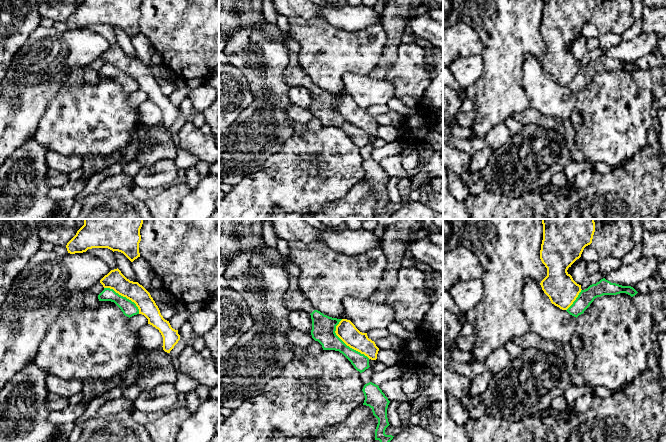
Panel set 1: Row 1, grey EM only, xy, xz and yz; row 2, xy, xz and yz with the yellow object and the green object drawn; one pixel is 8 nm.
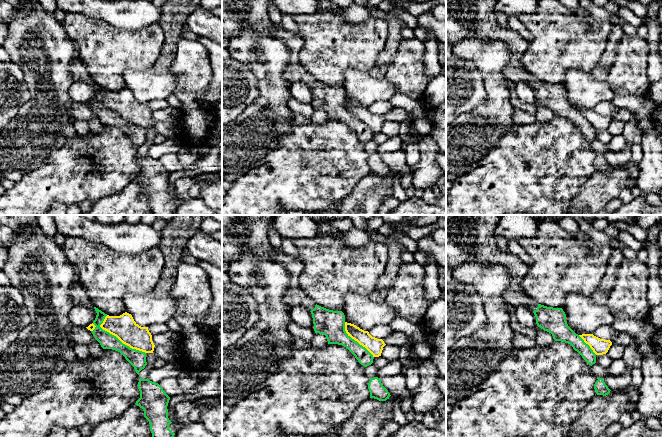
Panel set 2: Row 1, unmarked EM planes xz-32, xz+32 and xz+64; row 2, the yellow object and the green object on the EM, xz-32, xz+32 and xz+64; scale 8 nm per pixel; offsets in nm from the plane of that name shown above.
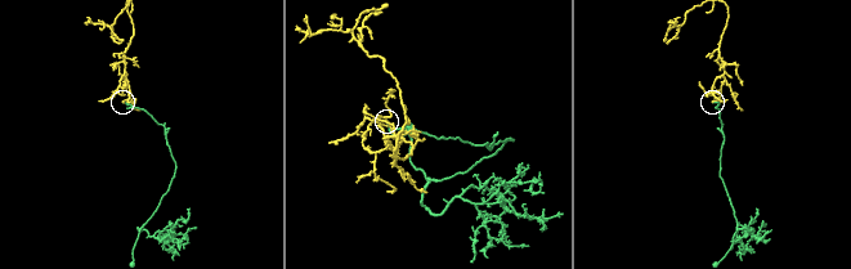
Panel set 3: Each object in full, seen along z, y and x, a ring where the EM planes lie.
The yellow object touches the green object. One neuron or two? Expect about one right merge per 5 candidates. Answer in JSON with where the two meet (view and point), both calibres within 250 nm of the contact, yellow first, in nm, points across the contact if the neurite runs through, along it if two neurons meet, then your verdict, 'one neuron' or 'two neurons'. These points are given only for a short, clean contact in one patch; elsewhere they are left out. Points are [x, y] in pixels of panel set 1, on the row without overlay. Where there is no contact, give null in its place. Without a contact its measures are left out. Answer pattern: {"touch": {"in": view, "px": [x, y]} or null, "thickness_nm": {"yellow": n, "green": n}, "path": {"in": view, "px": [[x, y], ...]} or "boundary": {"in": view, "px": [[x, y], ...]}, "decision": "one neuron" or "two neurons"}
{"touch": {"in": "xz", "px": [345, 119]}, "thickness_nm": {"yellow": 160, "green": 190}, "decision": "two neurons"}

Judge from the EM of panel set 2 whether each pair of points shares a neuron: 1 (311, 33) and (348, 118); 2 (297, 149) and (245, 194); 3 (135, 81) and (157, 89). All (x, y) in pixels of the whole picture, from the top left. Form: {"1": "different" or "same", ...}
{"1": "different", "2": "same", "3": "same"}

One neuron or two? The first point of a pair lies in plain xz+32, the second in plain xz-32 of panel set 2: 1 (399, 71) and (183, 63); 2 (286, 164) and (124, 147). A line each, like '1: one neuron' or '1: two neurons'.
1: one neuron
2: one neuron

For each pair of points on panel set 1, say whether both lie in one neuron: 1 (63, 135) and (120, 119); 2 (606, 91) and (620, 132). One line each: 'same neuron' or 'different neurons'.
1: same neuron
2: same neuron

